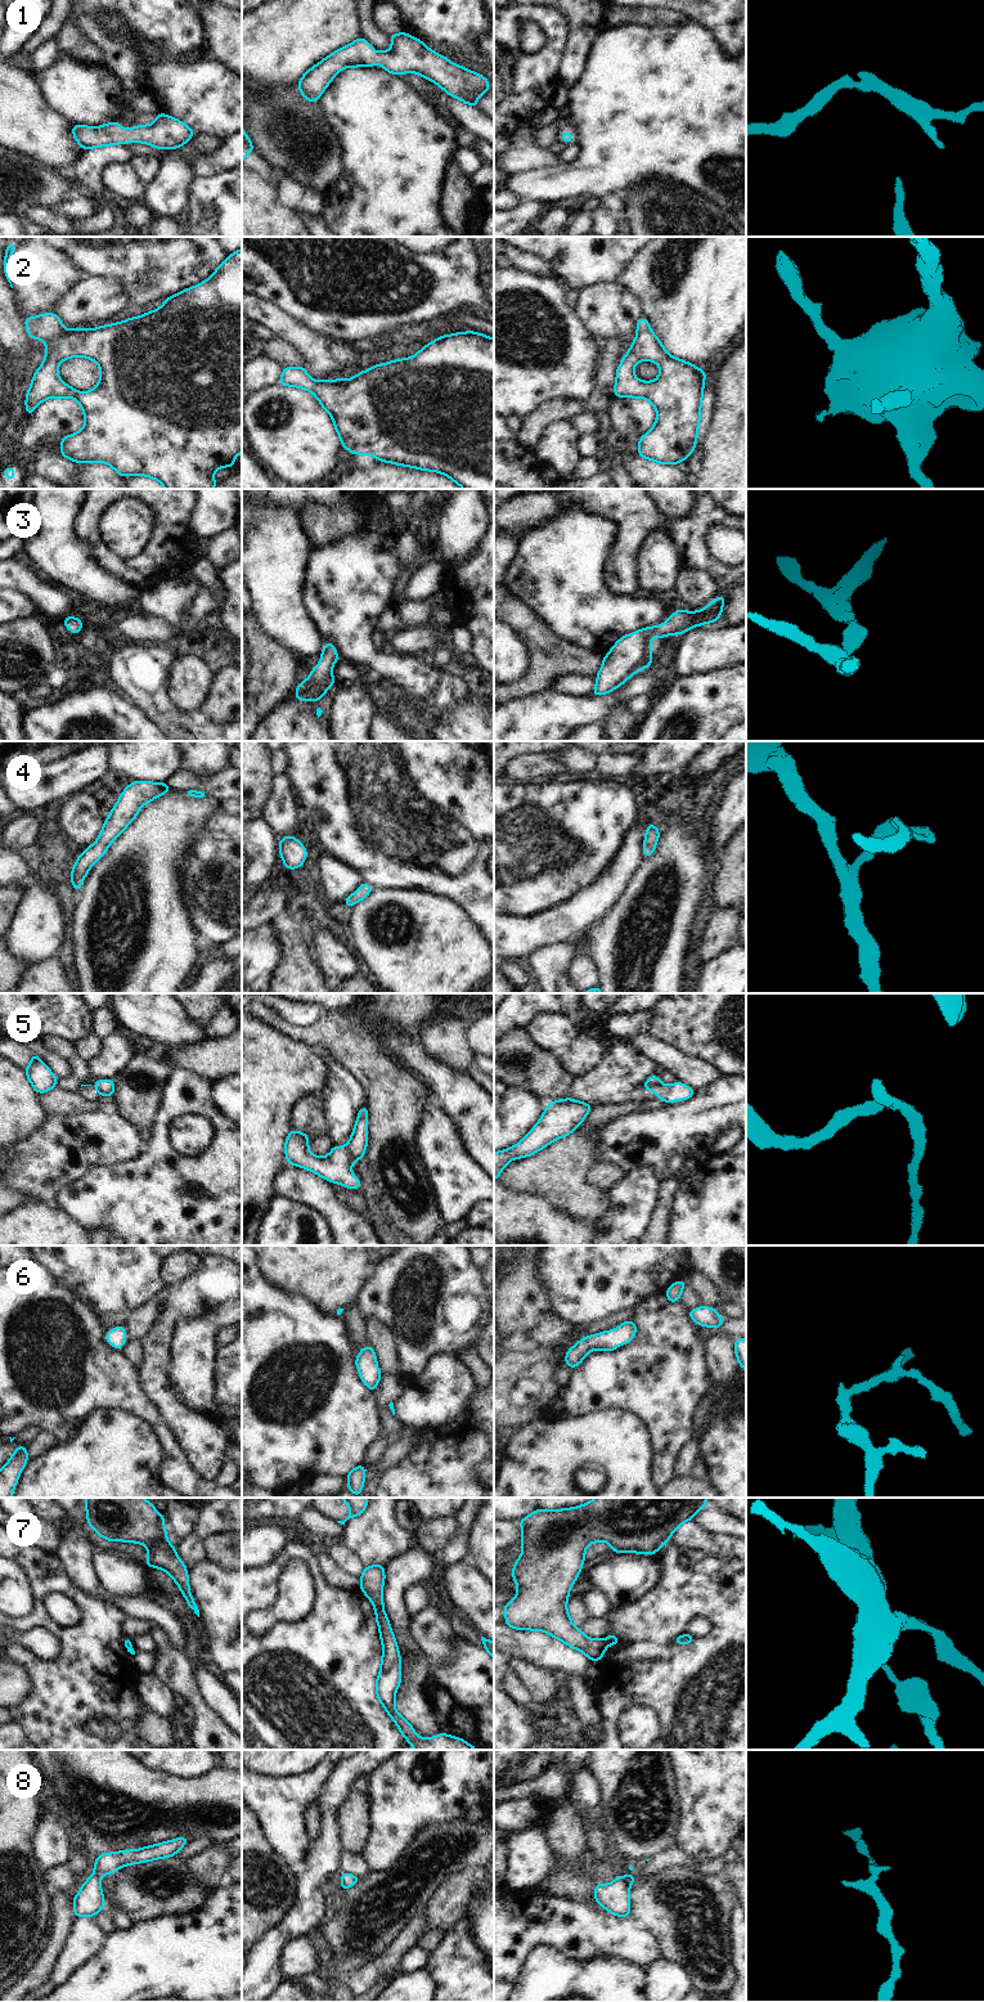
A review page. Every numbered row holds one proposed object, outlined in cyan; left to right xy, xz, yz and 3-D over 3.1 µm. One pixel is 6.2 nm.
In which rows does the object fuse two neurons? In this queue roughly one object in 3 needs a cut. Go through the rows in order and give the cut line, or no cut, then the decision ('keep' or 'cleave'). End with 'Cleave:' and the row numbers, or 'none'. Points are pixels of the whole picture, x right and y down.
1: no cut; keep
2: no cut; keep
3: no cut; keep
4: no cut; keep
5: cut in xz along (345, 1147), (351, 1163); cleave
6: no cut; keep
7: cut in xz along (376, 1608), (382, 1610); cleave
8: no cut; keep
Cleave: 5, 7

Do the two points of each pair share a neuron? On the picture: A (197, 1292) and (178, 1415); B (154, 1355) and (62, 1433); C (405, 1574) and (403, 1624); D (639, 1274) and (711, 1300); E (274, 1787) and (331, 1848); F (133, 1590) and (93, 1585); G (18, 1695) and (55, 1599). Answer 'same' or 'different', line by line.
A: same
B: different
C: same
D: different
E: different
F: different
G: different

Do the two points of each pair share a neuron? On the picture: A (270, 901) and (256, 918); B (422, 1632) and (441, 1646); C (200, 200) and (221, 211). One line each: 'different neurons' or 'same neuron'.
A: same neuron
B: same neuron
C: same neuron

